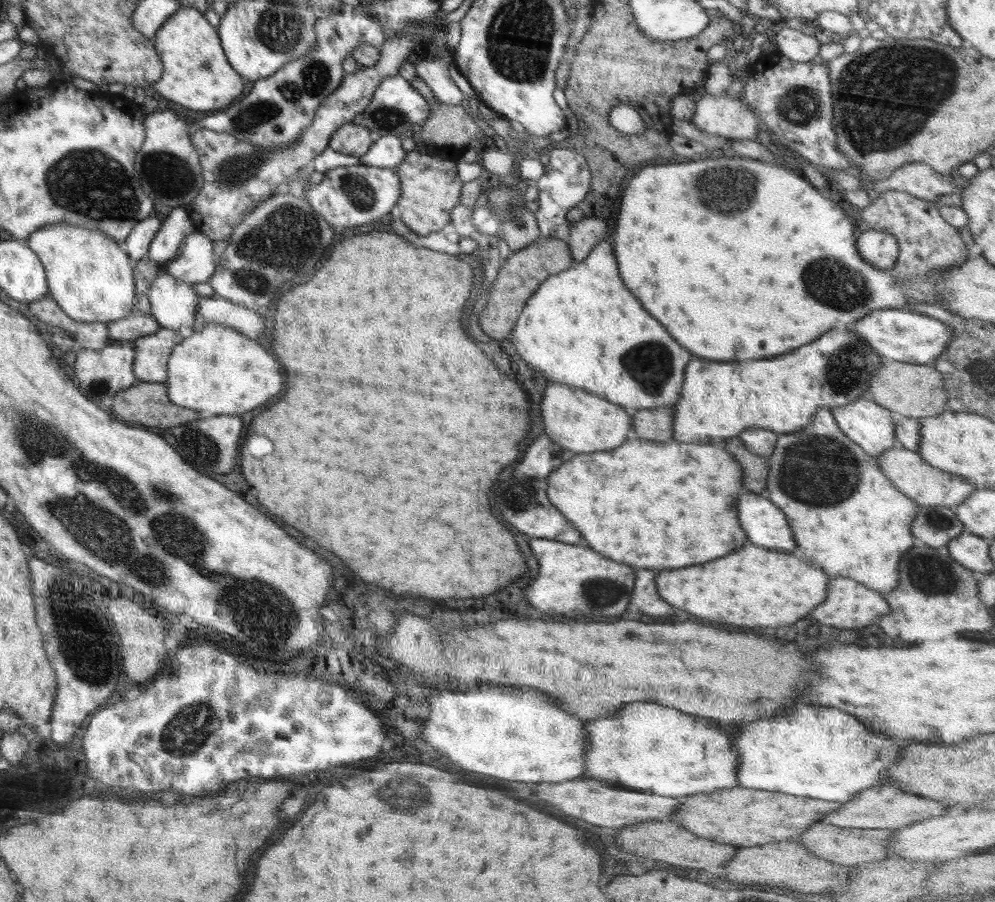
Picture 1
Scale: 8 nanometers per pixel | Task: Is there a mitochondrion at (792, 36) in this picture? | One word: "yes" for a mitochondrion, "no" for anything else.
no

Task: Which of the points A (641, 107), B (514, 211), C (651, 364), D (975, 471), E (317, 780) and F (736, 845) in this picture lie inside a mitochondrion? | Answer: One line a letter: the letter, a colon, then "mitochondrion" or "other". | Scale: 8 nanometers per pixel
A: other
B: mitochondrion
C: mitochondrion
D: other
E: other
F: other

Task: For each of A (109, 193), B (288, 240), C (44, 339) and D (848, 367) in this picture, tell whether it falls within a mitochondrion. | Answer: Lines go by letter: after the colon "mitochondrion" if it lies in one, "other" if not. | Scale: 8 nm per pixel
A: mitochondrion
B: mitochondrion
C: other
D: mitochondrion

